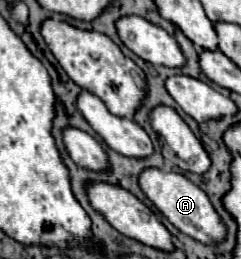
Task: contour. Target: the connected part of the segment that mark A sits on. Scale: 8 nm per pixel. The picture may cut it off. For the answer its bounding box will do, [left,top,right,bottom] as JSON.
[138,167,224,243]

